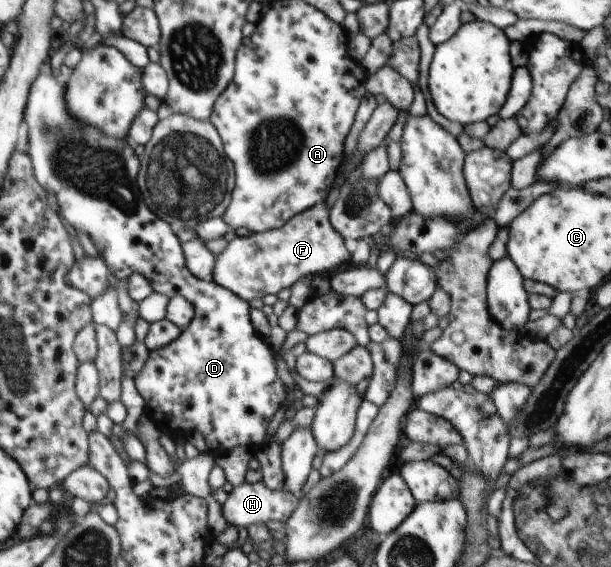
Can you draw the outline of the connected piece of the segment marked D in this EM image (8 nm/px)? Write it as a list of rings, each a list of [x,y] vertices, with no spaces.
[[[40,72],[38,73],[38,77],[32,81],[32,87],[30,87],[30,91],[28,91],[28,101],[26,101],[23,121],[28,125],[27,155],[30,157],[32,171],[34,171],[36,181],[40,183],[40,187],[46,191],[45,193],[51,192],[55,195],[63,218],[66,219],[76,231],[90,236],[94,246],[99,251],[99,255],[104,259],[106,267],[110,268],[112,275],[114,275],[116,279],[129,279],[134,273],[140,273],[140,275],[144,275],[146,280],[152,285],[153,292],[166,295],[166,297],[169,298],[182,296],[187,301],[190,301],[190,304],[194,307],[194,318],[190,321],[188,329],[181,331],[178,337],[176,337],[174,341],[170,341],[166,347],[148,351],[148,359],[146,359],[146,363],[144,363],[144,369],[136,375],[135,385],[139,395],[146,403],[146,417],[154,423],[154,427],[156,427],[158,431],[161,431],[163,435],[169,437],[180,436],[187,439],[195,432],[200,432],[204,437],[206,447],[208,447],[207,451],[214,457],[223,456],[230,451],[230,449],[234,449],[234,447],[246,447],[252,452],[257,448],[263,448],[268,441],[267,426],[270,425],[270,421],[272,421],[272,417],[276,415],[278,408],[288,403],[288,389],[286,389],[286,385],[282,383],[282,379],[278,377],[278,369],[276,369],[276,359],[273,349],[268,344],[267,339],[258,334],[256,329],[254,329],[254,325],[252,325],[249,303],[243,301],[238,295],[234,295],[232,291],[228,291],[228,289],[224,289],[224,287],[217,285],[213,280],[203,281],[190,274],[185,263],[182,244],[176,233],[172,232],[170,225],[154,215],[154,213],[148,209],[146,203],[144,203],[143,195],[137,183],[137,176],[140,167],[143,165],[143,162],[141,162],[142,160],[138,158],[134,149],[129,145],[126,139],[114,139],[114,137],[108,137],[108,135],[104,135],[102,131],[98,131],[96,127],[77,123],[76,119],[68,113],[68,107],[66,107],[66,99],[64,99],[66,86],[65,79],[61,79],[58,76],[56,77],[53,73],[44,74]]]

